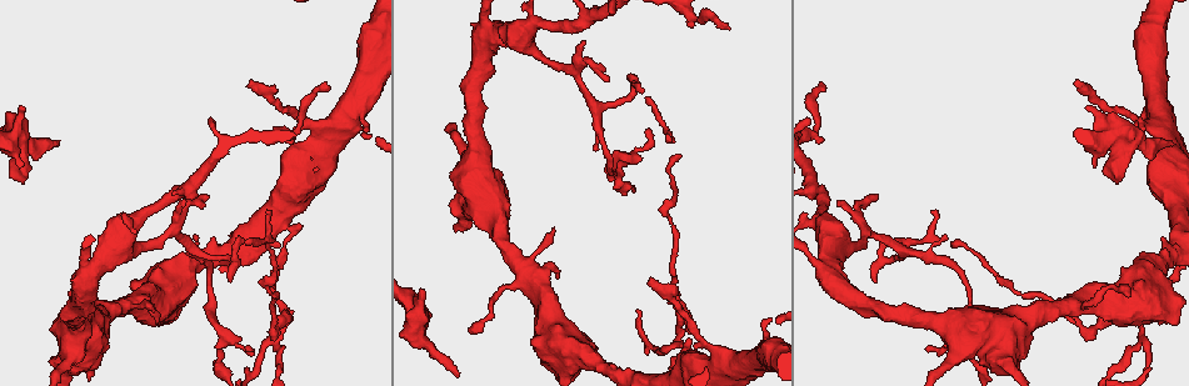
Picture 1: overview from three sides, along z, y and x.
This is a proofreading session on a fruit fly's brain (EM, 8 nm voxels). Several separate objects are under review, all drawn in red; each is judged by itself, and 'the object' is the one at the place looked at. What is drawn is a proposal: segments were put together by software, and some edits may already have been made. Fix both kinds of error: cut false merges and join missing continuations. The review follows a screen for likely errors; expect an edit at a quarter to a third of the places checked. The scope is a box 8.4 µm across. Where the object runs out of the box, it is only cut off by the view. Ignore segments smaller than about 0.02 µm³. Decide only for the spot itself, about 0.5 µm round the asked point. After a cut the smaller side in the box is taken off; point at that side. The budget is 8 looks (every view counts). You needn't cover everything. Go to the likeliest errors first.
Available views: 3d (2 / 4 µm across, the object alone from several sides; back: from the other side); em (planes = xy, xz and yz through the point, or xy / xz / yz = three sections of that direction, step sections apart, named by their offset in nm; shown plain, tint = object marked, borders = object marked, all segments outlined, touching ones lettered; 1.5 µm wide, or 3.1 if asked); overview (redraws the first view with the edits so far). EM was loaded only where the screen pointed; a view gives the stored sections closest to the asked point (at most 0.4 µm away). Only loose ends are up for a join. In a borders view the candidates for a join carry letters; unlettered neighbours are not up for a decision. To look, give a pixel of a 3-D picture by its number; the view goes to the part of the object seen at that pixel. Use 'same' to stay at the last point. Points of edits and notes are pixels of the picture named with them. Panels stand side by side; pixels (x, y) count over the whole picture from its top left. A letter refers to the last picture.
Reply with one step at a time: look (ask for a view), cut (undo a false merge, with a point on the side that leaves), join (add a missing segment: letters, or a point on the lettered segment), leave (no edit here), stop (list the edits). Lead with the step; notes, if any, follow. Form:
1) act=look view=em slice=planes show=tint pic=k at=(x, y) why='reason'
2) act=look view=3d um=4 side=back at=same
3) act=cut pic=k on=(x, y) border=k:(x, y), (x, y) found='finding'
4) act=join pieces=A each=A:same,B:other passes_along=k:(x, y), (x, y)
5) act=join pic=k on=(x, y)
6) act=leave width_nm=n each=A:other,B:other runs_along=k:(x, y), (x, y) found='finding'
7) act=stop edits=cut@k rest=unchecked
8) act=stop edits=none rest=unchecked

act=look view=em slice=xz step=4 show=borders pic=1 at=(19, 168) why='free end'

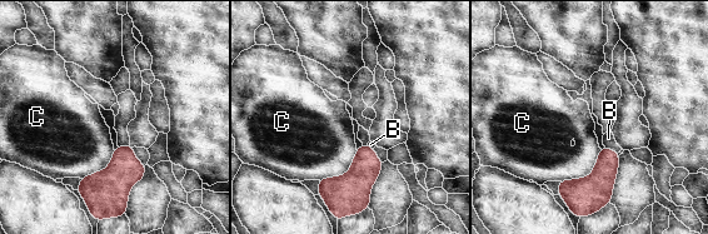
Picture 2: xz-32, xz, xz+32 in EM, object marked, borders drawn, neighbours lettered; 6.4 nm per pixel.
act=look view=em slice=planes show=borders at=same

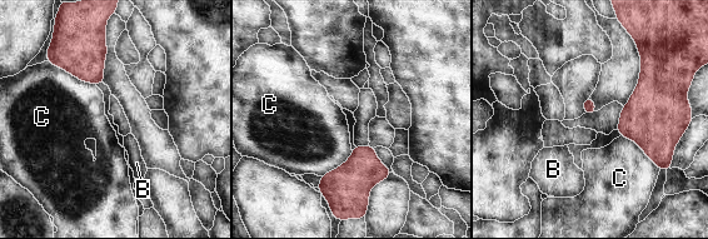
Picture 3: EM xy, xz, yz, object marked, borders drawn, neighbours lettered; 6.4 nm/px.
act=leave each=B:other,C:other border=3:(49, 61), (95, 85) found='no lettered segment goes on from it'

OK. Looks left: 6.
act=look view=em slice=planes show=borders pic=1 at=(1172, 141)

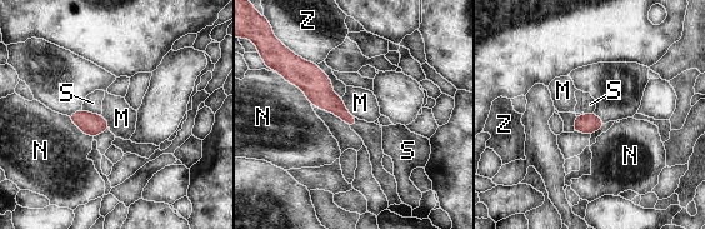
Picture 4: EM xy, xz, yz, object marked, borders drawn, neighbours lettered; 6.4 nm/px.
act=leave each=M:other,N:other,S:other,Z:other border=4:(83, 109), (100, 115) found='no lettered segment goes on from it'

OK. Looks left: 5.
act=look view=3d um=2 pic=1 at=(207, 198) why='tapers out'

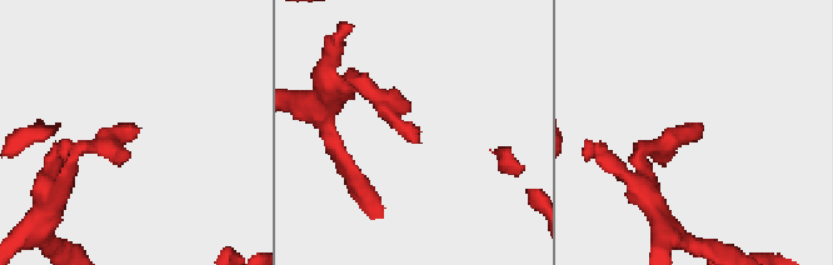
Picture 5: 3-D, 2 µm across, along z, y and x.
act=look view=em slice=yz step=4 show=tint pic=5 at=(702, 126)

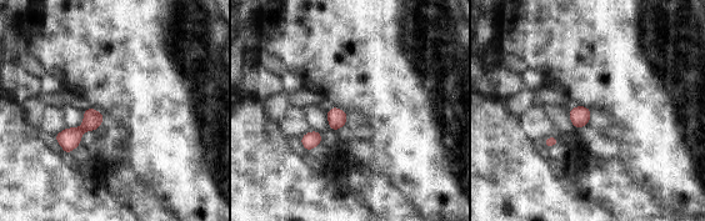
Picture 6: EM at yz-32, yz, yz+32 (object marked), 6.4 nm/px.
act=look view=em slice=planes show=borders at=same

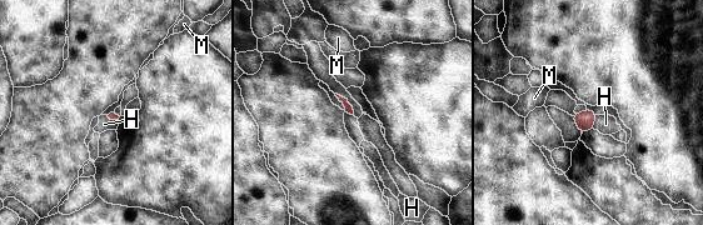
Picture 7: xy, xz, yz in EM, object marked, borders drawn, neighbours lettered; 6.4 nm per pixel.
act=leave each=H:other,M:other border=7:(597, 115), (592, 128) found='none of them fits'

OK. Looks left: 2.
act=stop edits=none rest=unchecked

